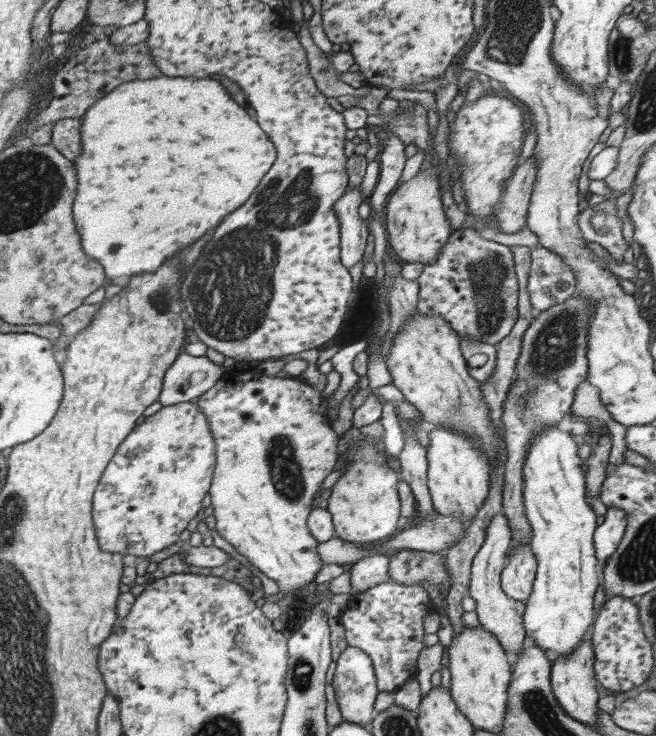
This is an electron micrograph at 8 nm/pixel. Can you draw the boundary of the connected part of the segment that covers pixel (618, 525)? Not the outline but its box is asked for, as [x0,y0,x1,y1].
[593,508,627,566]

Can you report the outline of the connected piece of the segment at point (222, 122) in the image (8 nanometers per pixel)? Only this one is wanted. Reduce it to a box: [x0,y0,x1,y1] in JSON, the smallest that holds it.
[74,78,277,279]

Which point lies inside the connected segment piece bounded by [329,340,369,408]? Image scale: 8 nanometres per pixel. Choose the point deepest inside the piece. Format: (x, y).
(342, 362)

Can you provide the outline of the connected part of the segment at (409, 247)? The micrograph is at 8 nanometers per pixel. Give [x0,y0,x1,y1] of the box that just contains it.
[385,167,454,264]

